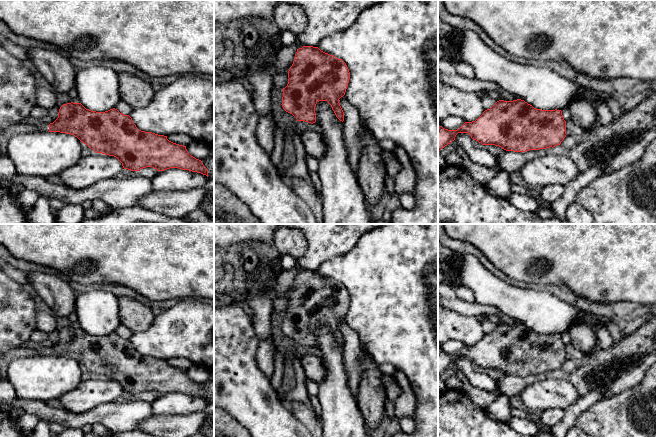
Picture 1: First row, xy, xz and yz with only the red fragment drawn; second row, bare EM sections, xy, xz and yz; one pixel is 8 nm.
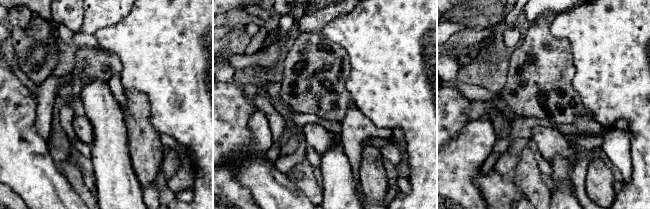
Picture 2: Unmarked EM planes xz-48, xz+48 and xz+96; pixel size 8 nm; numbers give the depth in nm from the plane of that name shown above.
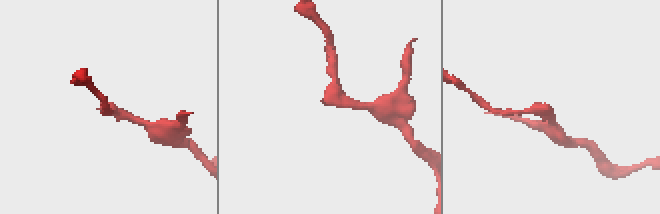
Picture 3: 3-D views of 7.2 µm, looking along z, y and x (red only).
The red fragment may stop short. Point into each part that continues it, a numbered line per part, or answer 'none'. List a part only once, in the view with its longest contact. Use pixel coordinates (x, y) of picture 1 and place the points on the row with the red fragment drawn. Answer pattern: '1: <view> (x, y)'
1: xy (39, 126)

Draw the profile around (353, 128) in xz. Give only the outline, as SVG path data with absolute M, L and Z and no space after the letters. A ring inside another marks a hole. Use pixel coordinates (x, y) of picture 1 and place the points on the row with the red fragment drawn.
M345 95L339 99L339 103L344 112L344 141L348 152L348 161L357 174L362 148L360 136L364 131L362 120L358 110L346 100Z

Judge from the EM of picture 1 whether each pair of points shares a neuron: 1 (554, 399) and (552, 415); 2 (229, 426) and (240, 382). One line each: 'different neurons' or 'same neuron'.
1: different neurons
2: different neurons

